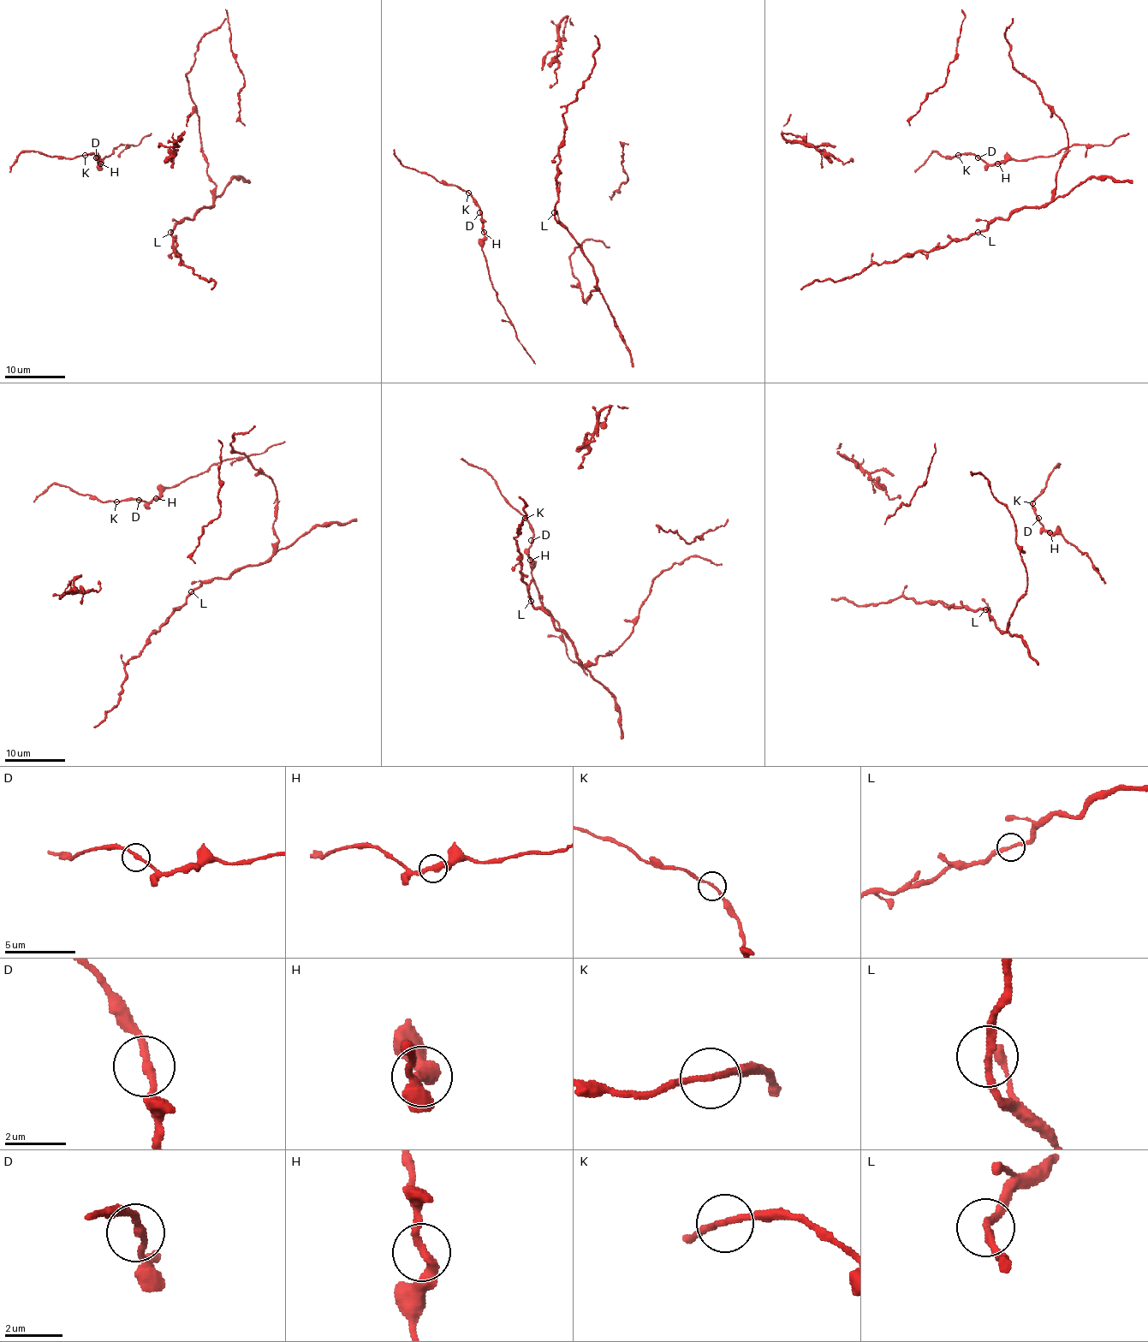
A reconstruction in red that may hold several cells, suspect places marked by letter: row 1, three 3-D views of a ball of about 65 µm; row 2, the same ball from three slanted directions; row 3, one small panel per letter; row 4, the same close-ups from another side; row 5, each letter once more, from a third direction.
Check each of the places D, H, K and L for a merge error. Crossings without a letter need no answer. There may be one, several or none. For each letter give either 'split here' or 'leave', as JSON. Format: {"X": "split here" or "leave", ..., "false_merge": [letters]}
{"D": "leave", "H": "split here", "K": "leave", "L": "split here", "false_merge": ["H", "L"]}

